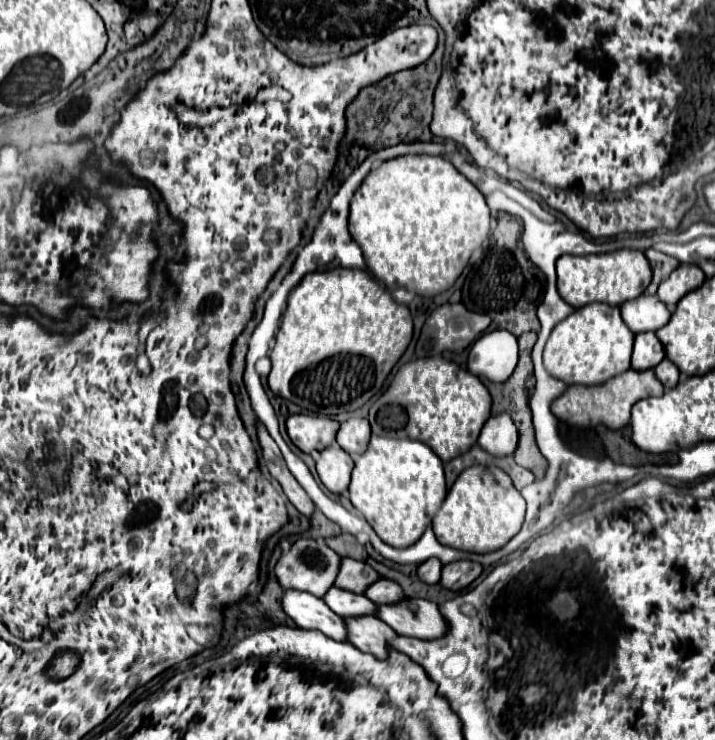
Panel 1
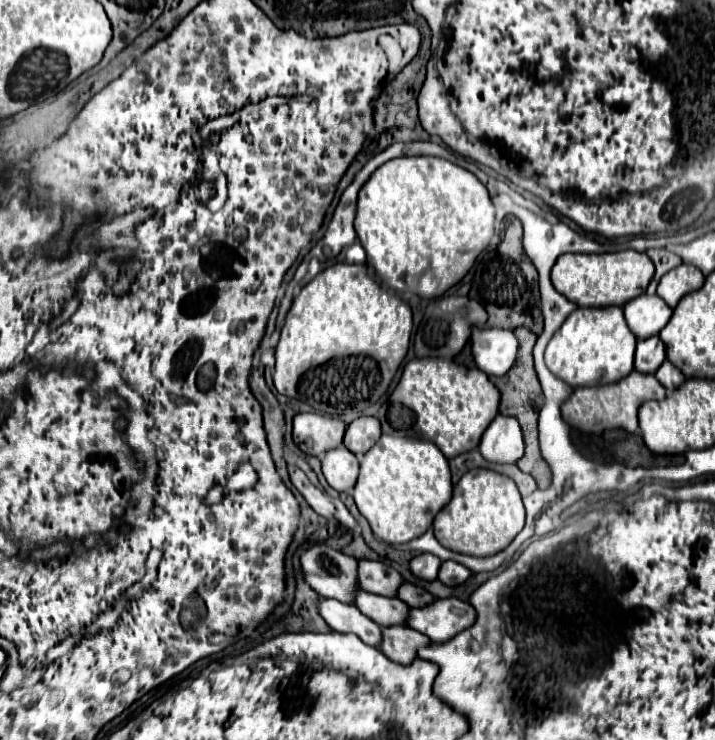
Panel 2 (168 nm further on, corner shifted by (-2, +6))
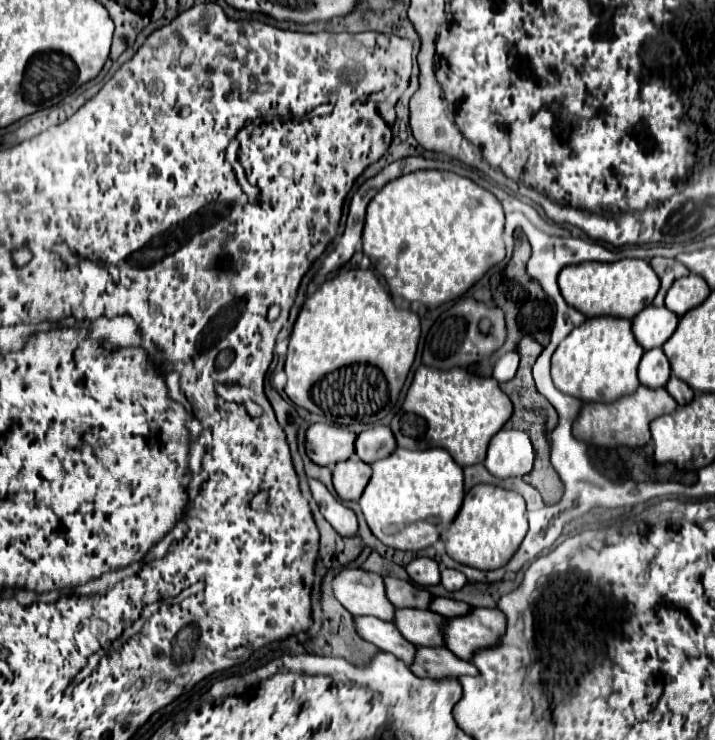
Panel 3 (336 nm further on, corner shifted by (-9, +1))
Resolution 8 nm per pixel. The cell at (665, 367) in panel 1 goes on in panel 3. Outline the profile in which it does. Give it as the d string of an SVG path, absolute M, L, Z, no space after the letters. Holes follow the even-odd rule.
M670 377L670 381L666 383L666 391L676 399L678 405L690 403L692 397L694 397L694 391L686 383L682 383L680 379L676 379L676 377Z

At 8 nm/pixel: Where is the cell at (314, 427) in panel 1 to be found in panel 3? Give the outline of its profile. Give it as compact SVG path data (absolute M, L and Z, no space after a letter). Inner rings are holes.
M316 423L306 433L306 453L316 465L334 465L354 453L354 441L352 431Z

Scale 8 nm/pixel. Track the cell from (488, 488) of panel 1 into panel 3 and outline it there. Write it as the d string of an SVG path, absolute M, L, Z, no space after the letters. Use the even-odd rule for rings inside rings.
M474 485L464 497L460 513L442 533L442 541L446 545L446 553L454 561L480 571L492 571L504 567L512 559L526 537L526 531L526 503L520 495L496 485Z

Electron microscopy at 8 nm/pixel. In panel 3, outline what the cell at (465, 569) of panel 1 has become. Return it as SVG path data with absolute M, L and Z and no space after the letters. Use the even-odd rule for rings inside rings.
M442 567L442 571L440 571L440 583L442 583L448 591L458 591L458 589L464 587L466 577L464 577L460 571L456 571L456 569L446 569L446 567Z

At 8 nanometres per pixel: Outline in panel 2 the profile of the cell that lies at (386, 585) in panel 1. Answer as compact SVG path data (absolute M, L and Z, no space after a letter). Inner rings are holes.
M403 582L403 584L397 588L397 598L403 600L409 608L425 606L425 604L429 604L429 602L435 600L435 596L431 596L425 588L415 586L415 584L411 584L411 582Z

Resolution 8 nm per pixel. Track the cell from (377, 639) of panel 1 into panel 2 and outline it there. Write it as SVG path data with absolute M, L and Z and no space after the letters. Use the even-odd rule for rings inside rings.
M387 626L383 628L381 632L381 644L379 644L379 650L393 662L399 662L399 664L405 664L405 662L411 662L415 656L417 656L417 646L425 646L429 644L431 640L409 628L409 626Z

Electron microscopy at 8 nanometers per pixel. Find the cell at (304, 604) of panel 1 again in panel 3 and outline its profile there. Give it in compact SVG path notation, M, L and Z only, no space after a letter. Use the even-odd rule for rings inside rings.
M356 617L356 629L362 639L370 639L370 643L374 643L378 649L396 655L406 665L412 665L416 647L400 635L394 623L380 621L378 617Z

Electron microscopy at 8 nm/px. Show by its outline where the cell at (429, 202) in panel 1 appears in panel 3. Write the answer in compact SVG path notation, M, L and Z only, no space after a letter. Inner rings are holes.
M416 171L390 181L370 201L364 225L364 255L386 279L394 295L406 301L420 301L428 309L462 297L490 267L506 257L504 247L504 211L500 201L474 181L450 171Z

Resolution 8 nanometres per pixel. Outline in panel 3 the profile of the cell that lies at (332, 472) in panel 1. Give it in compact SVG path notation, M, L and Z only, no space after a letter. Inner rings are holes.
M356 455L350 459L336 463L332 469L332 481L336 495L344 501L358 501L364 487L368 485L368 479L372 475L372 469L368 463L360 461Z

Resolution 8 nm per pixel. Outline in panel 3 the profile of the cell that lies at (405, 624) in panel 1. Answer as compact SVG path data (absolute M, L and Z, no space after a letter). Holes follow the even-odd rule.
M472 609L468 615L446 619L446 647L464 661L472 661L480 649L500 643L506 631L506 615L500 609Z

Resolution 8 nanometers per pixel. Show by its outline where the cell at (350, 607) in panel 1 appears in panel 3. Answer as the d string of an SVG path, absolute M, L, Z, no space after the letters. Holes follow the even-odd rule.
M396 609L398 631L416 647L444 647L444 617L434 611Z

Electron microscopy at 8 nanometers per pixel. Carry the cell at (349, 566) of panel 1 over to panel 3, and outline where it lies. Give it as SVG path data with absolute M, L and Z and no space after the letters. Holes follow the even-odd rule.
M386 577L384 583L386 583L386 595L396 609L404 609L404 607L428 609L430 601L432 601L432 595L430 595L428 589L414 585L410 581Z

